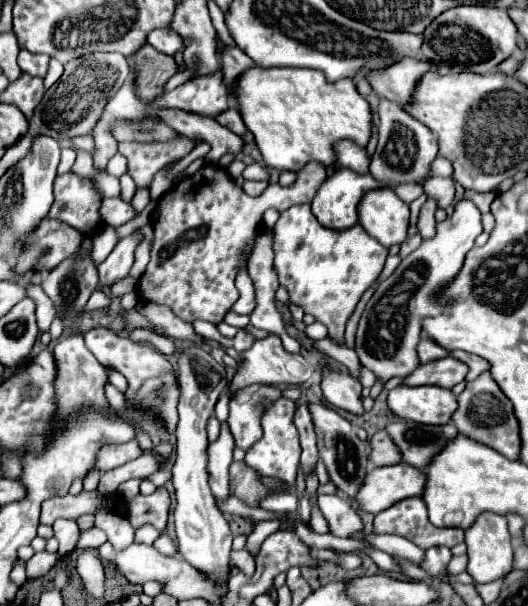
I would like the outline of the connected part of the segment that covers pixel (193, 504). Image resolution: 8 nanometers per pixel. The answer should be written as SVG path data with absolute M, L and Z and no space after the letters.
M198 345L180 349L178 353L178 381L180 381L180 421L176 427L176 461L172 467L172 483L176 491L176 537L178 553L198 571L214 581L228 581L230 577L230 549L232 531L222 511L216 507L216 499L208 485L208 435L206 427L214 415L214 405L228 385L226 367L218 363L208 351Z

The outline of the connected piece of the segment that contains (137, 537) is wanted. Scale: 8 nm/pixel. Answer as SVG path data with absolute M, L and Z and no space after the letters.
M144 525L144 527L138 527L136 531L134 531L134 541L138 543L146 543L146 545L152 545L154 543L154 539L156 539L156 535L160 535L160 531L158 529L154 529L152 525Z

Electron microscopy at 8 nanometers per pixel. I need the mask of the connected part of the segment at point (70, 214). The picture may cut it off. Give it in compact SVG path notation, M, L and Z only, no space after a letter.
M76 173L58 175L54 181L54 197L48 213L50 219L60 219L86 235L100 229L100 193L90 179Z

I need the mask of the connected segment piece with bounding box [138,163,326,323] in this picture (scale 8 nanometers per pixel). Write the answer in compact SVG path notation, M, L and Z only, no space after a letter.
M308 163L302 171L298 171L298 179L294 185L290 187L268 185L260 197L250 197L232 181L232 177L224 167L202 165L194 175L184 177L168 193L164 193L150 217L156 239L154 239L150 263L138 281L140 299L168 305L180 319L188 323L192 323L194 319L220 323L226 311L238 299L238 289L234 285L234 279L240 271L242 255L252 251L260 235L260 223L264 211L270 208L286 210L298 203L310 203L324 179L326 179L326 169L320 163Z

